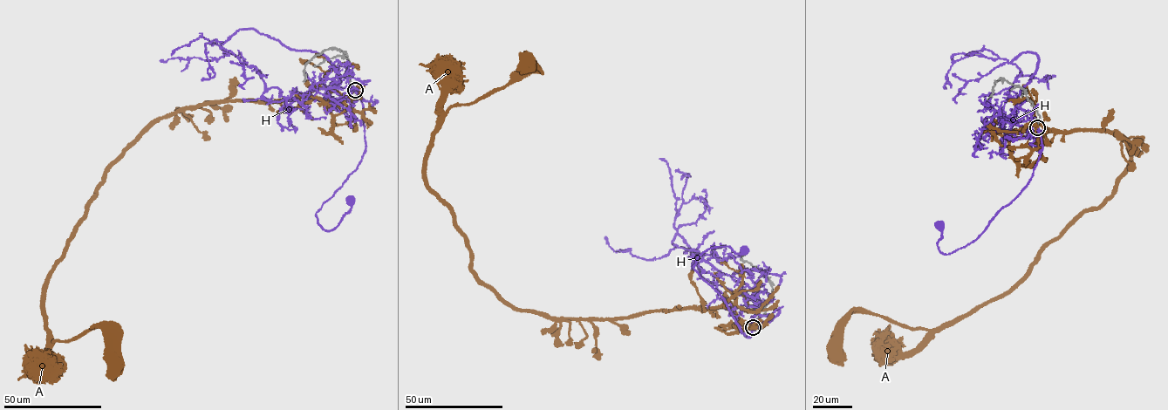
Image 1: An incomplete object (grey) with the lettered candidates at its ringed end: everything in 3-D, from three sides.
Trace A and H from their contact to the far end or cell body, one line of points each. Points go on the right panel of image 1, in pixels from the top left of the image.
A: (1037, 126), (1128, 140), (1130, 158), (1109, 196), (1002, 294), (932, 330), (850, 312), (835, 351)
H: (1037, 126), (1041, 150), (1033, 175), (977, 237), (952, 252), (941, 253), (937, 243), (942, 235), (939, 225)

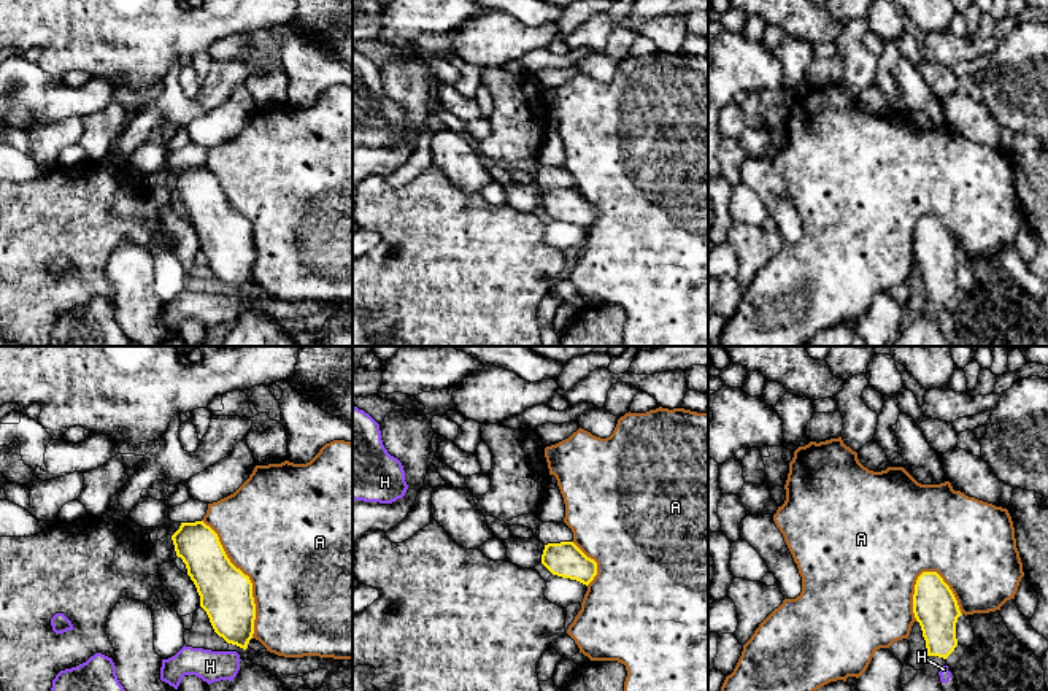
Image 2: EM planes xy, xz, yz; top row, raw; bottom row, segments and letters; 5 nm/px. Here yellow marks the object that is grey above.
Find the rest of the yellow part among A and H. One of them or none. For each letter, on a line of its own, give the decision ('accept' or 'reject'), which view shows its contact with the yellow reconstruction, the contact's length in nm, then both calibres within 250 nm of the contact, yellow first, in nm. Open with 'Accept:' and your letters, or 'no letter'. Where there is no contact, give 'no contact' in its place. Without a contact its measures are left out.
Accept: no letter
A: reject | xy | 650 nm | 280/480 nm
H: reject | no contact

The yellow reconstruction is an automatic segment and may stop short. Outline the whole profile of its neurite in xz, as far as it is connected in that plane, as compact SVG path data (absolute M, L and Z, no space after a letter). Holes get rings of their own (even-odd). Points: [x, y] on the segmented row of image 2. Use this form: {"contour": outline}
{"contour": "M573 542L545 545L541 564L553 575L576 580L586 586L597 575L597 562L588 558Z"}

